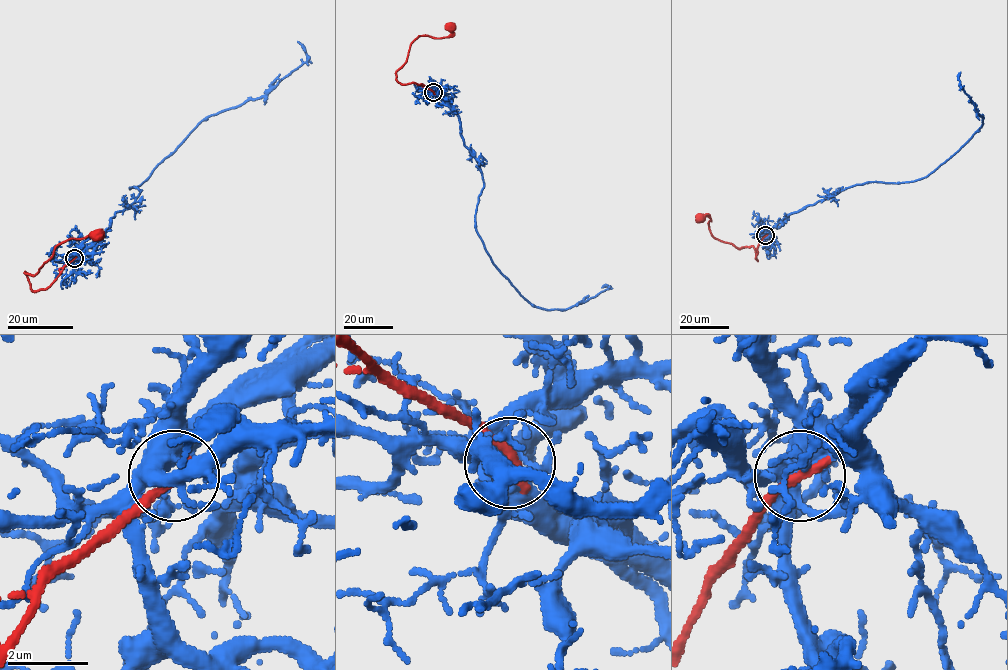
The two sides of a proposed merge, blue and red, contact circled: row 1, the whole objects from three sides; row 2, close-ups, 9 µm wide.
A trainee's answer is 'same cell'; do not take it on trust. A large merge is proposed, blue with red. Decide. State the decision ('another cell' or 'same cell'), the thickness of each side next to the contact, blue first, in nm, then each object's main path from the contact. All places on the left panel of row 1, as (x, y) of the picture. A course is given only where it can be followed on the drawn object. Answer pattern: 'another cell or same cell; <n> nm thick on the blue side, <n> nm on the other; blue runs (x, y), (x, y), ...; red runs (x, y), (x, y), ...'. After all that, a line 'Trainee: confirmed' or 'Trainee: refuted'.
same cell; 480 nm thick on the blue side, 300 nm on the other; blue runs (75, 257), (141, 192), (129, 188), (144, 181), (202, 120), (265, 95), (304, 63), (306, 56), (297, 41); red runs (75, 258), (49, 286), (37, 291), (30, 288), (25, 272), (35, 274), (57, 245), (98, 232), (97, 235)
Trainee: confirmed

